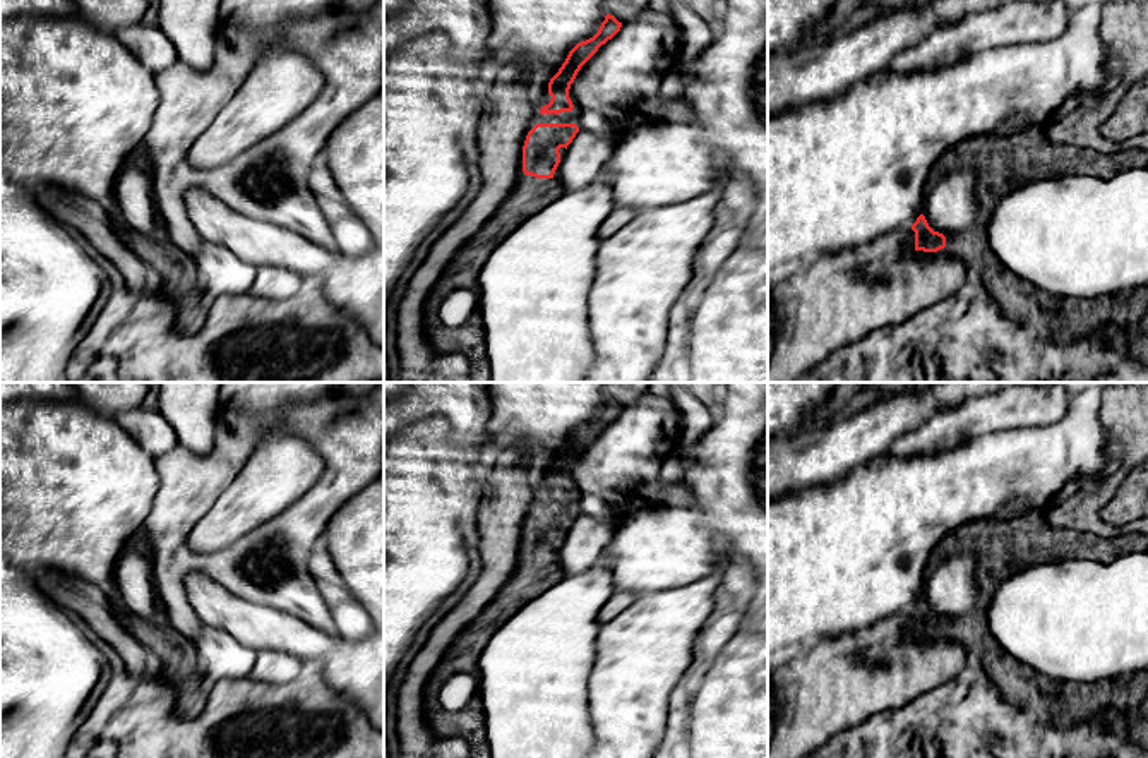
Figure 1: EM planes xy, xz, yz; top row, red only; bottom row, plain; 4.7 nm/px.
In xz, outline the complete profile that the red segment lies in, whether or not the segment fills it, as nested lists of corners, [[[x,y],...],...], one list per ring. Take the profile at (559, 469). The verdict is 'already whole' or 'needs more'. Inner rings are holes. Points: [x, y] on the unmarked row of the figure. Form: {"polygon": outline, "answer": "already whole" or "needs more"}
{"polygon": [[[607,398],[598,417],[577,427],[567,439],[565,446],[559,456],[548,466],[548,478],[552,480],[550,487],[541,490],[540,497],[559,499],[562,496],[572,496],[574,489],[569,482],[571,468],[574,466],[581,451],[598,436],[601,429],[612,424],[622,412],[613,400]]], "answer": "already whole"}

